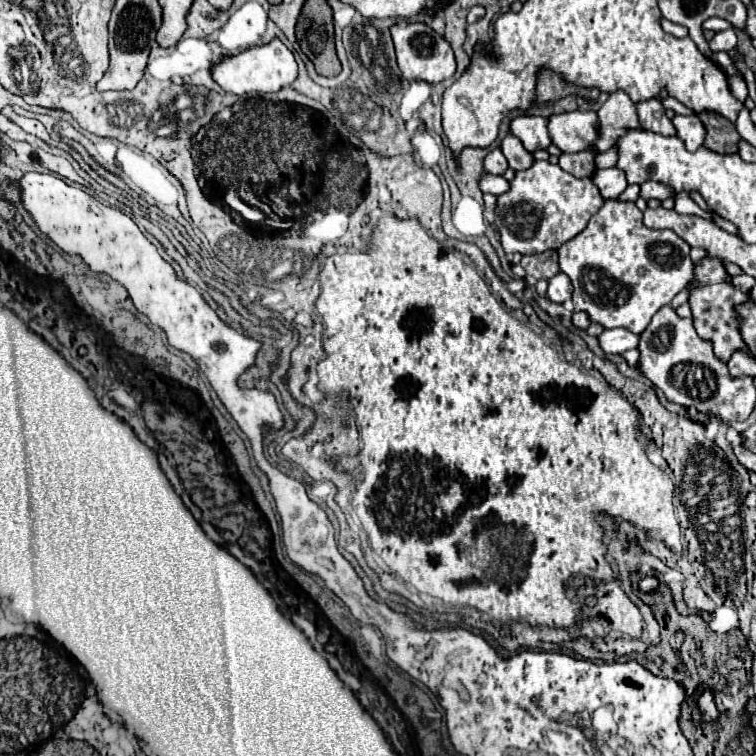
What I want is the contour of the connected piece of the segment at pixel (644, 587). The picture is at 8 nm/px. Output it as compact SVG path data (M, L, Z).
M644 576L640 582L638 582L638 590L644 592L644 594L652 594L652 592L658 592L660 588L660 582L656 576Z

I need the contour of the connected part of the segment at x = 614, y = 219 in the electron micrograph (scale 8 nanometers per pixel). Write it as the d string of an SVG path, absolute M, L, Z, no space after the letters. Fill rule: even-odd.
M606 200L604 206L590 218L588 226L568 240L560 250L560 270L568 274L574 286L574 310L584 310L590 314L592 322L602 324L604 328L628 328L636 334L642 334L650 324L654 312L660 306L672 302L672 298L688 286L694 276L694 264L690 260L690 246L672 230L650 230L642 222L642 212L634 202Z

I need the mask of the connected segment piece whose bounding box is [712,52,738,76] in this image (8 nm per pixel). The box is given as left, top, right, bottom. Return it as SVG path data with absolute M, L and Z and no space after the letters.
M718 52L718 54L712 56L712 60L714 60L714 62L716 62L728 76L732 76L732 74L738 72L738 68L736 68L734 62L730 60L730 54L728 54L728 52Z

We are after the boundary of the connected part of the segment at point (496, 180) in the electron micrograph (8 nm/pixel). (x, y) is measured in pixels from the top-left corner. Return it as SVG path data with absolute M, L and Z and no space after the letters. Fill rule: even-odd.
M492 174L482 176L482 184L480 184L480 188L482 188L484 192L496 194L496 196L508 192L508 190L510 190L508 186L510 186L510 182L508 182L506 178L502 178L502 176L492 176Z

